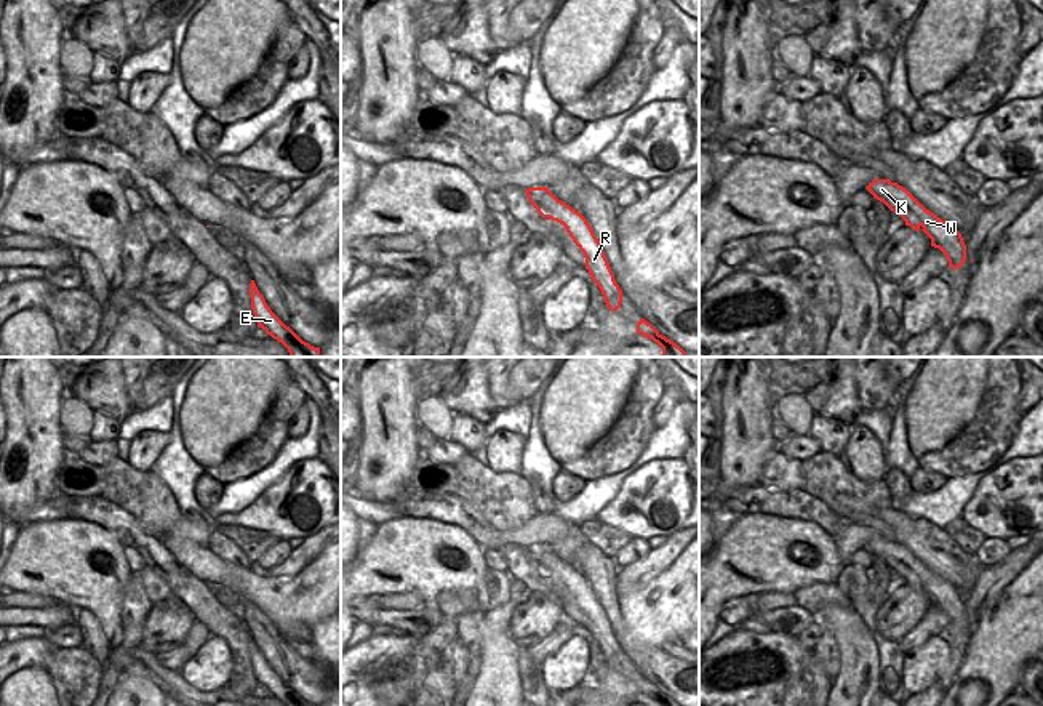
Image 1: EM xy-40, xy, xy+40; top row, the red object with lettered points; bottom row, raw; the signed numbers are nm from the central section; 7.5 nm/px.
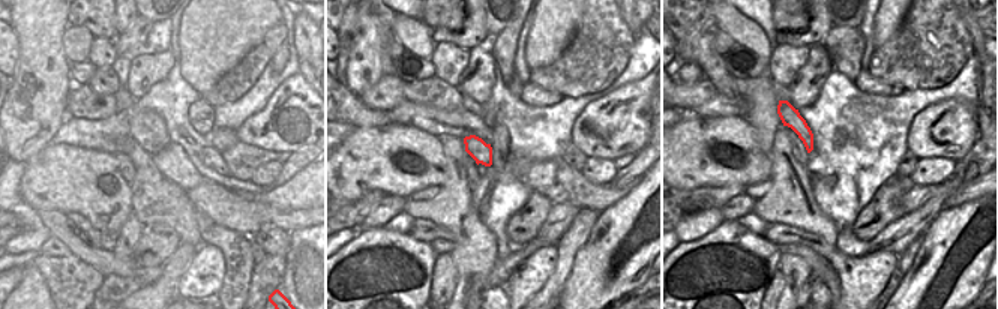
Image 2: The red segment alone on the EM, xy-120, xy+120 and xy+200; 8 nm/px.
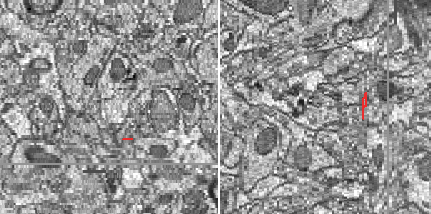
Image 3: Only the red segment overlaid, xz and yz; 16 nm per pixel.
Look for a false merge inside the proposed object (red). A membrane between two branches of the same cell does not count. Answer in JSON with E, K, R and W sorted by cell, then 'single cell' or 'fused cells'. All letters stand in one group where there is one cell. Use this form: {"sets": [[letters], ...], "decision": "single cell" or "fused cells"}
{"sets": [["E", "K", "R", "W"]], "decision": "single cell"}

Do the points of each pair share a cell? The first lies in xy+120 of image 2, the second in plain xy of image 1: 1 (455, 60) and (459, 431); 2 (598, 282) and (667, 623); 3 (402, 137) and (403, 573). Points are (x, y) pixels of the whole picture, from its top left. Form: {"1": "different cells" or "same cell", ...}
{"1": "same cell", "2": "same cell", "3": "same cell"}

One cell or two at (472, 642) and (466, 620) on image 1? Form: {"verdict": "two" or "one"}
{"verdict": "one"}

